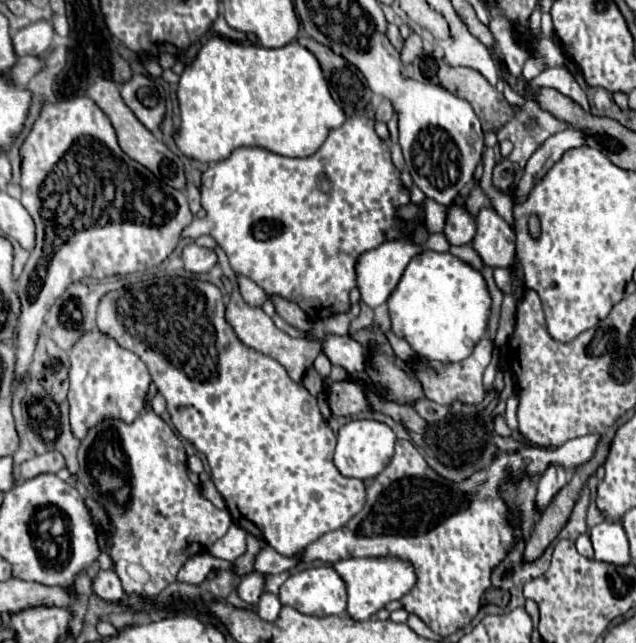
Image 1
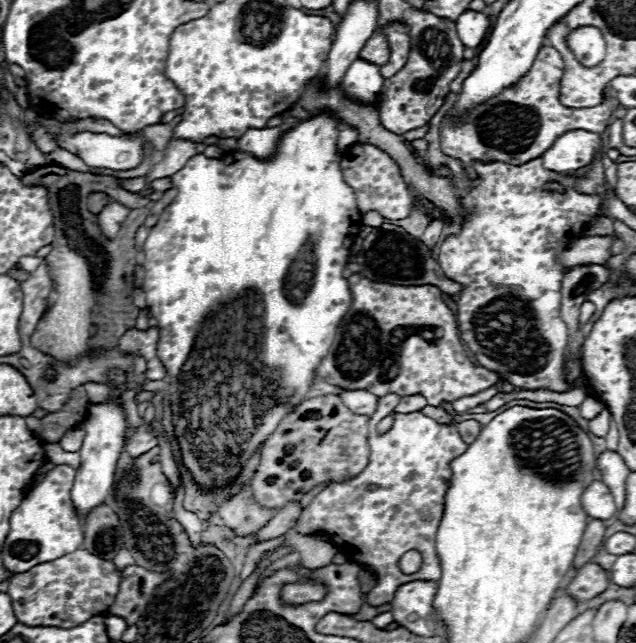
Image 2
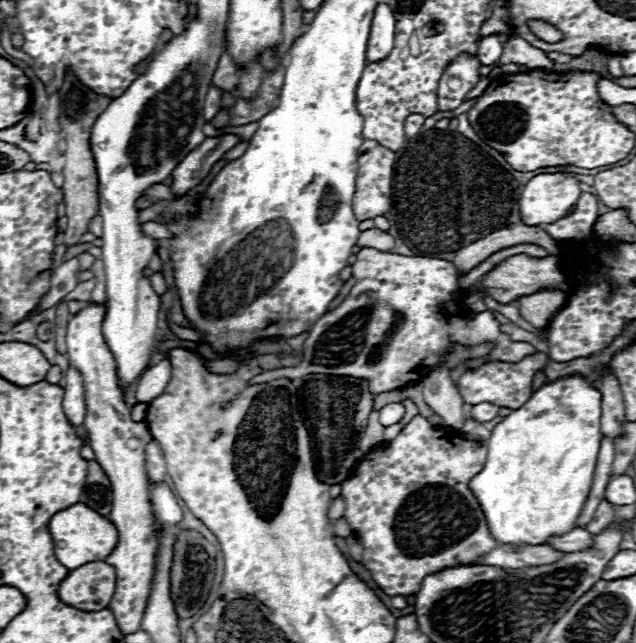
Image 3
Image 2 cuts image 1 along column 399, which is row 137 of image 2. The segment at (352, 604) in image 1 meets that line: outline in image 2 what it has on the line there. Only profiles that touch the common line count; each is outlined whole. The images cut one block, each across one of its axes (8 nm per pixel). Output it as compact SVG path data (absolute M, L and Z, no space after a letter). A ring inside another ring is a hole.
M570 130L562 134L544 154L542 162L552 172L574 172L588 166L600 144L600 136L586 130Z

